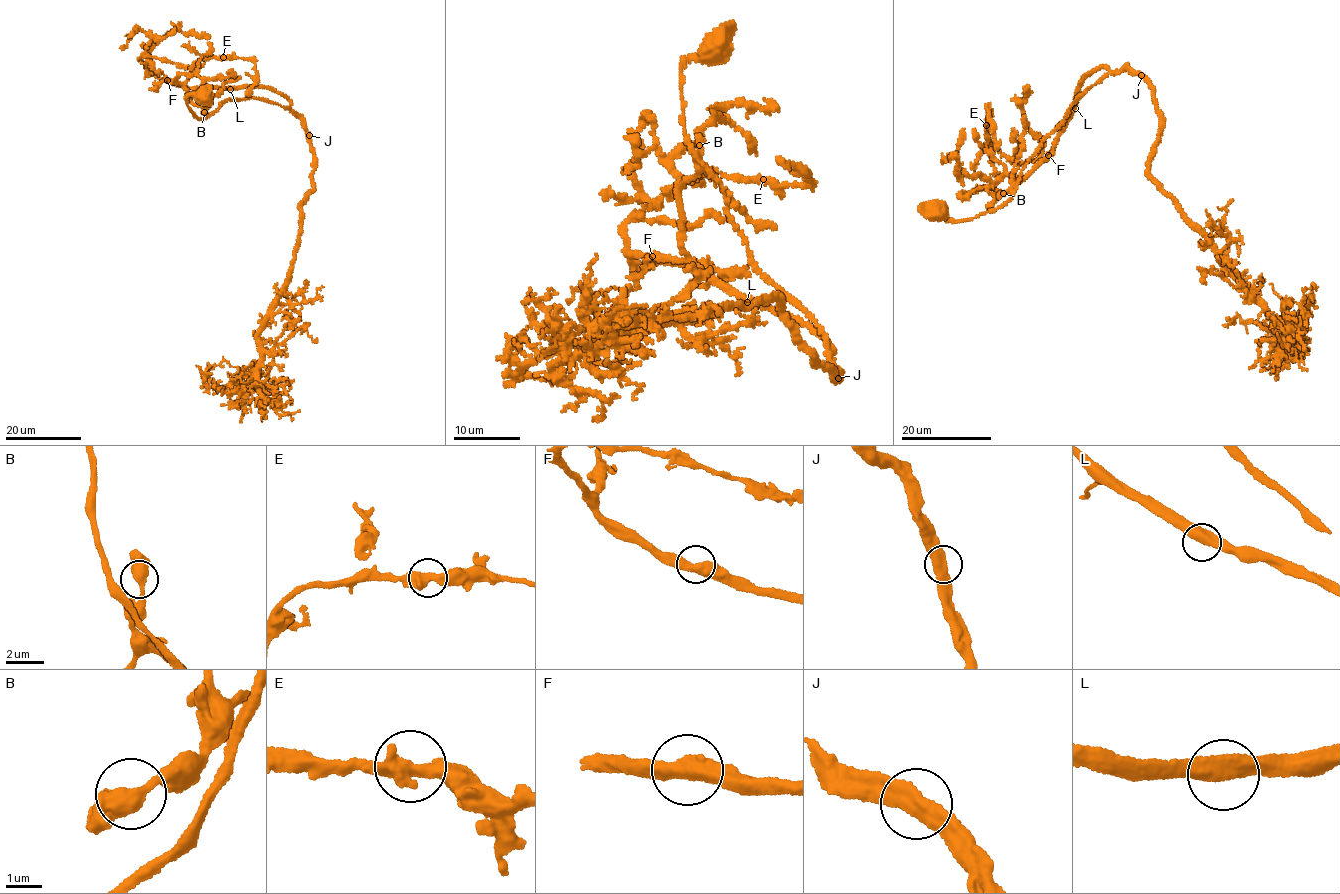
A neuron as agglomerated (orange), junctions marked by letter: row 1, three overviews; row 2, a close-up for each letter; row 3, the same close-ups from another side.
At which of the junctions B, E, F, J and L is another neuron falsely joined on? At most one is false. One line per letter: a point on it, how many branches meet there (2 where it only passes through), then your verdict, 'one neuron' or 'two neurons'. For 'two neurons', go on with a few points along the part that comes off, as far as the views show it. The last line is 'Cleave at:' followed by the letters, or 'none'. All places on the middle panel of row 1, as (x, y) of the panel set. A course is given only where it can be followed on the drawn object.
B: at (699, 145); 2 branches meet; one neuron
E: at (763, 179); 2 branches meet; one neuron
F: at (652, 256); 2 branches meet; one neuron
J: at (838, 378); 2 branches meet; one neuron
L: at (747, 302); 2 branches meet; one neuron
Cleave at: none

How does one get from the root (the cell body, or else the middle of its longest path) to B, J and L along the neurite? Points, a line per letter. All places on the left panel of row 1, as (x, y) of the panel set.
B: (205, 97), (186, 99), (199, 119), (229, 100), (291, 107), (264, 87), (208, 85), (188, 100), (204, 112)
J: (205, 97), (191, 95), (186, 99), (199, 119), (214, 113), (223, 102), (255, 98), (291, 107), (309, 136)
L: (205, 97), (186, 99), (199, 119), (229, 100), (255, 98), (291, 107), (285, 95), (264, 87), (230, 89)

